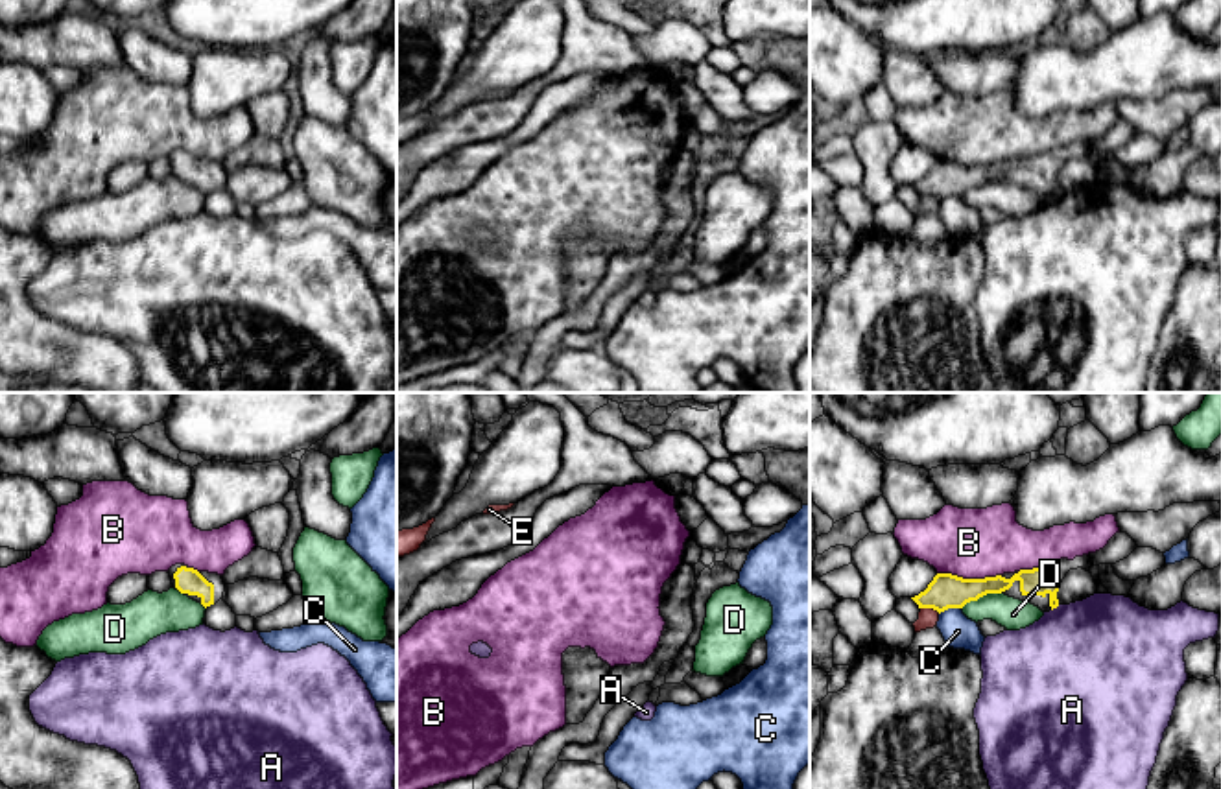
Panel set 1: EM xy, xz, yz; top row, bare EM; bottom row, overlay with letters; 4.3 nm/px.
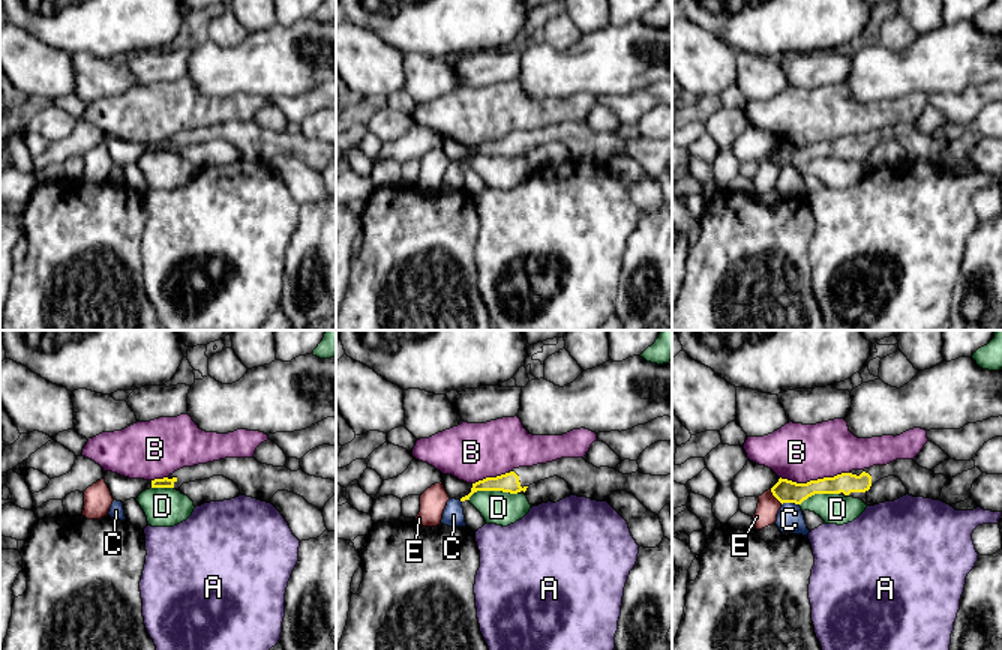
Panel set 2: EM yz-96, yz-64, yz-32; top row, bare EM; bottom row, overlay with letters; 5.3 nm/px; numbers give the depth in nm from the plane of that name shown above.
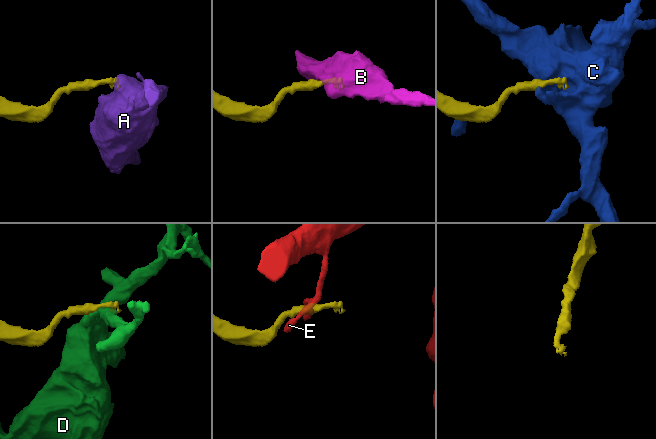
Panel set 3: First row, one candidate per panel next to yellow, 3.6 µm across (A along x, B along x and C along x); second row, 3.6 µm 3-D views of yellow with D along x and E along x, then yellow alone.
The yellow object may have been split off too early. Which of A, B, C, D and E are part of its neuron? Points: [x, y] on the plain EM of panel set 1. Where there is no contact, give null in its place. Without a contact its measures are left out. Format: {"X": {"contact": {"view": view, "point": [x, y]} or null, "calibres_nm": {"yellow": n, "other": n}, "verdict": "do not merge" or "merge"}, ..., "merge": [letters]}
{"A": {"contact": {"view": "yz", "point": [1055, 194]}, "calibres_nm": {"yellow": 120, "other": 480}, "verdict": "do not merge"}, "B": {"contact": {"view": "yz", "point": [969, 166]}, "calibres_nm": {"yellow": 150, "other": 300}, "verdict": "do not merge"}, "C": {"contact": {"view": "yz", "point": [948, 194]}, "calibres_nm": {"yellow": 150, "other": 140}, "verdict": "do not merge"}, "D": {"contact": {"view": "yz", "point": [980, 183]}, "calibres_nm": {"yellow": 150, "other": 140}, "verdict": "do not merge"}, "E": {"contact": {"view": "yz", "point": [930, 194]}, "calibres_nm": {"yellow": 150, "other": 90}, "verdict": "do not merge"}, "merge": []}

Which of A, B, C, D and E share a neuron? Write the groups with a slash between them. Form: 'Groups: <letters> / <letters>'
Groups: A / B / C / D / E

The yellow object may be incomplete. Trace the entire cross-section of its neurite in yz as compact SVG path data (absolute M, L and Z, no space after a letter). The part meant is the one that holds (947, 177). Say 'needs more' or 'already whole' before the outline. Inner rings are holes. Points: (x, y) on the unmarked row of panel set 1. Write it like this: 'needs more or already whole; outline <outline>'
needs more; outline M1088 142L1073 147L1061 146L1040 155L1020 157L985 166L963 166L952 160L937 160L924 179L911 184L919 195L933 195L939 201L948 195L963 195L970 188L978 188L987 181L1005 181L1009 184L1027 188L1042 199L1059 194L1059 171L1070 157L1083 155L1092 160L1097 171L1103 171L1112 183L1125 183L1134 168L1123 168L1114 160L1112 151L1094 153Z

